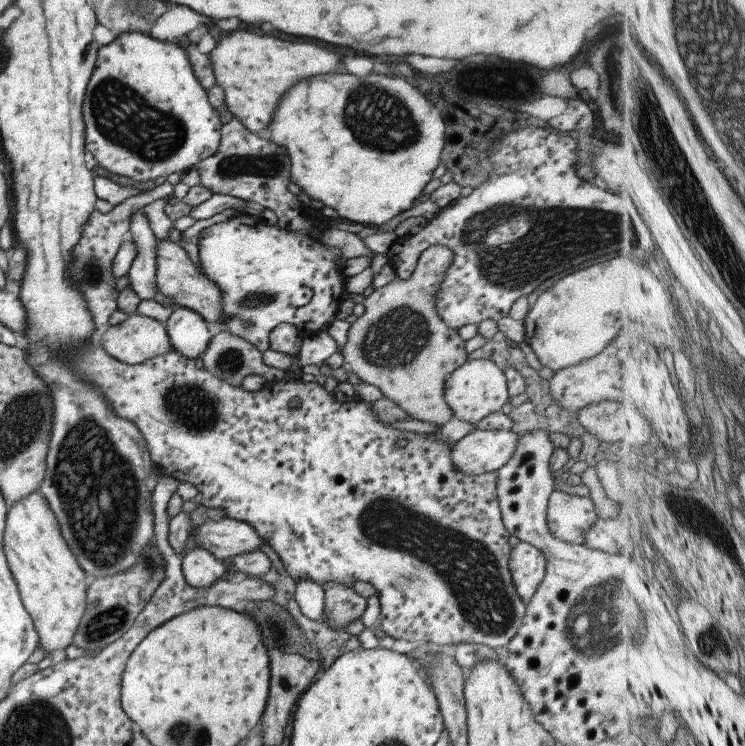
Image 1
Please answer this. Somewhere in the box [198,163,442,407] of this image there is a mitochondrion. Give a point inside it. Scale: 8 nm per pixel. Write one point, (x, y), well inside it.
(392, 340)

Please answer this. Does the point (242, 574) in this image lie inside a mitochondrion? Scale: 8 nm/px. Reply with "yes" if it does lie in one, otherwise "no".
no

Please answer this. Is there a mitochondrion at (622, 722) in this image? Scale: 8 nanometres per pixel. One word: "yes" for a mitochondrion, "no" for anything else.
no

